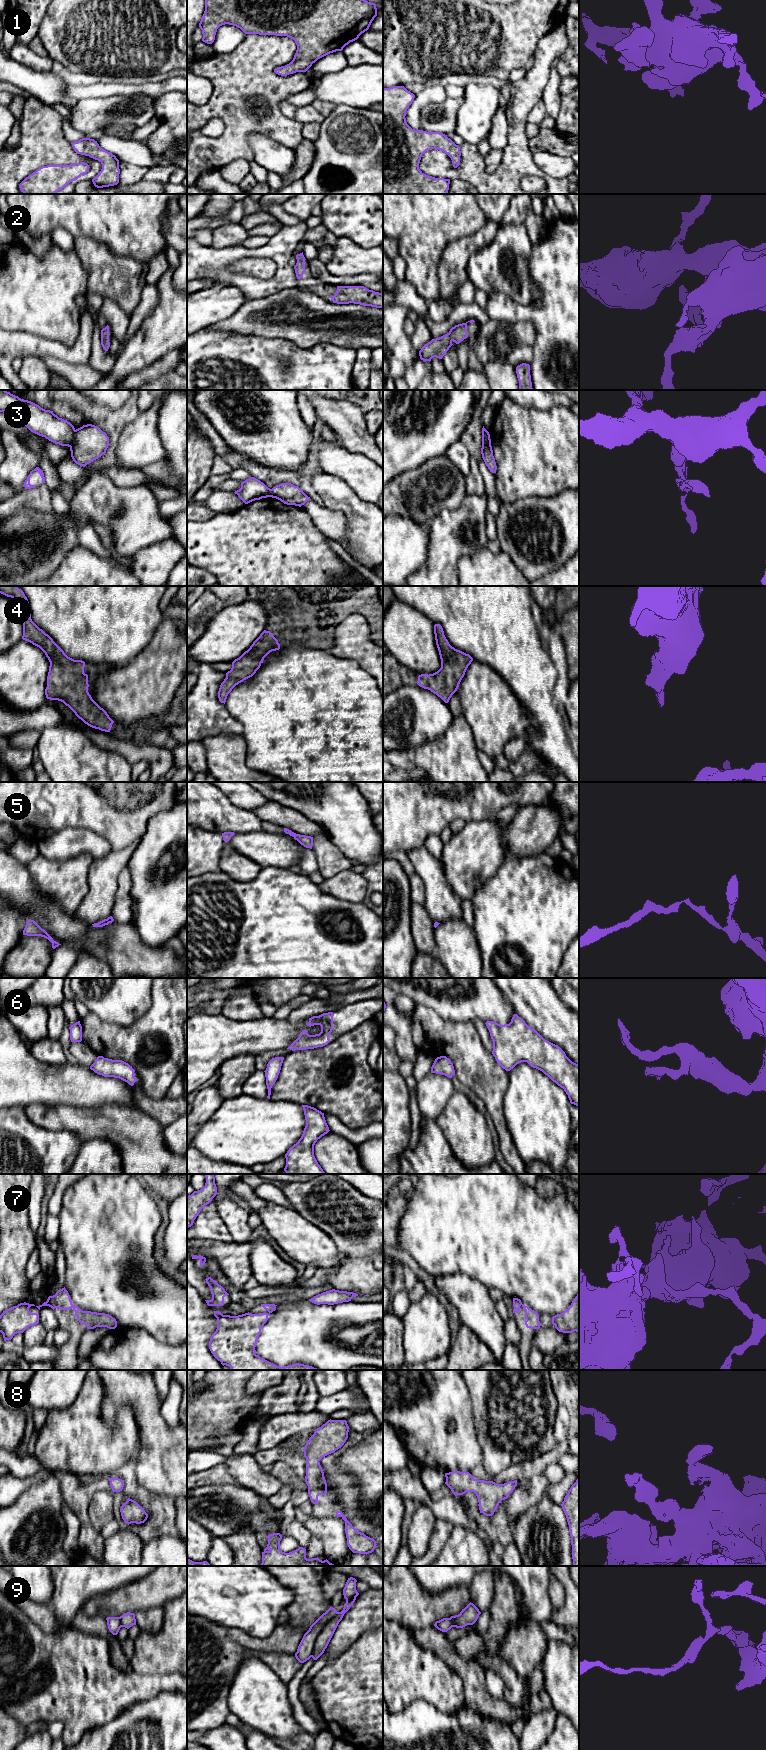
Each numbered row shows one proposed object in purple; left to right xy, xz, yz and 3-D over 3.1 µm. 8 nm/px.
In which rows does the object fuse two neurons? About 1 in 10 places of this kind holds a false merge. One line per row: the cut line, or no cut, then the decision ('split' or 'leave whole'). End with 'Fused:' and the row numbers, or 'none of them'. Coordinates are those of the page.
1: cut none; leave whole
2: cut none; leave whole
3: cut xy (75, 430), (73, 442), (69, 446); split
4: cut none; leave whole
5: cut none; leave whole
6: cut none; leave whole
7: cut none; leave whole
8: cut none; leave whole
9: cut none; leave whole
Fused: 3

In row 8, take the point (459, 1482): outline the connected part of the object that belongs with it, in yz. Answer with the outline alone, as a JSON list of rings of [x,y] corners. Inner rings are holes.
[[[452,1471],[445,1473],[445,1484],[456,1495],[463,1495],[466,1492],[474,1492],[478,1498],[480,1513],[492,1516],[502,1500],[508,1498],[517,1486],[517,1480],[504,1484],[497,1484],[493,1481],[474,1479],[469,1472]]]

